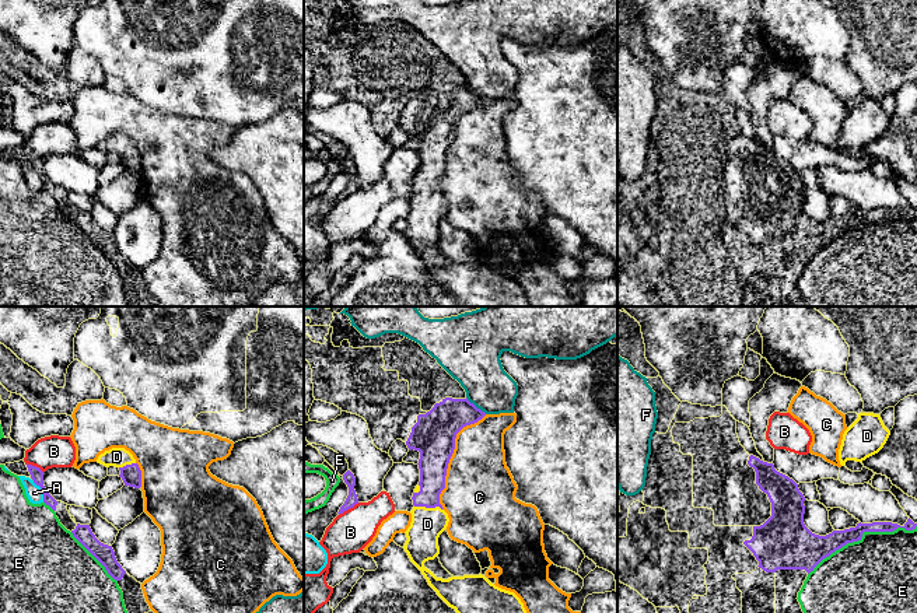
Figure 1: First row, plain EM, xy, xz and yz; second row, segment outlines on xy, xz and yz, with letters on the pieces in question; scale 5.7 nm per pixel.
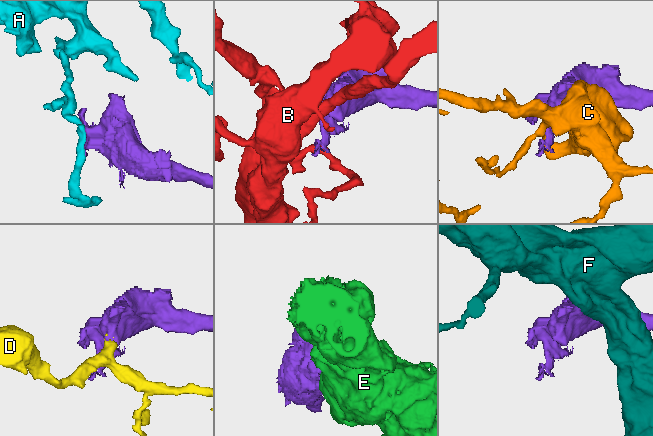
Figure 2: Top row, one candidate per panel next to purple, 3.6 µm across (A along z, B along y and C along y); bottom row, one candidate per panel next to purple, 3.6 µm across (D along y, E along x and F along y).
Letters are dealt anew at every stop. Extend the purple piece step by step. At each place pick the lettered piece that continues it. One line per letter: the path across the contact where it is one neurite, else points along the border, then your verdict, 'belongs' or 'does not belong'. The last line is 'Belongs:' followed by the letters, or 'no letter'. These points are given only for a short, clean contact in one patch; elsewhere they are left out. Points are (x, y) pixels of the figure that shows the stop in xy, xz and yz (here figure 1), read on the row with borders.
A: does not belong
B: does not belong
C: does not belong
D: across xz (433, 463), (429, 507), (427, 524) | belongs
E: does not belong
F: does not belong
Belongs: D

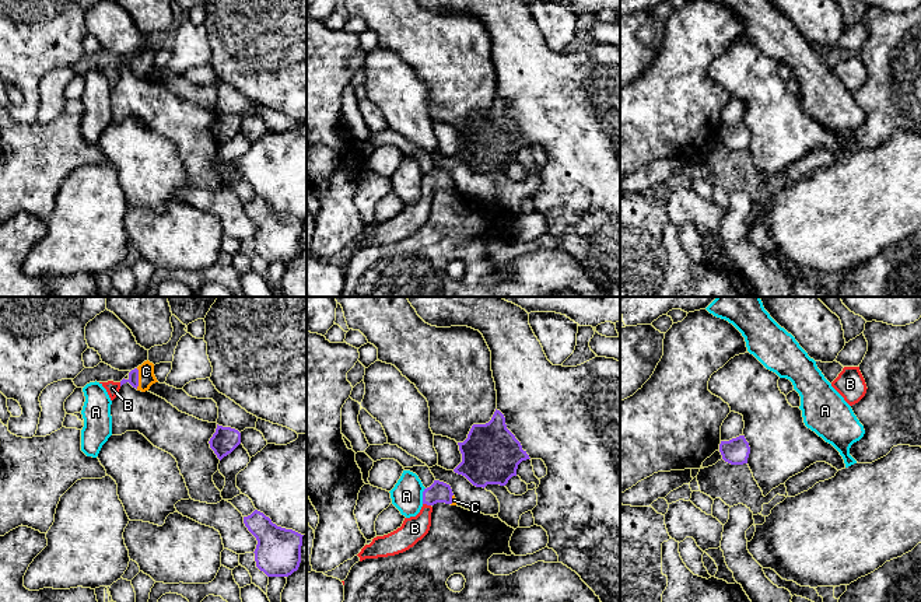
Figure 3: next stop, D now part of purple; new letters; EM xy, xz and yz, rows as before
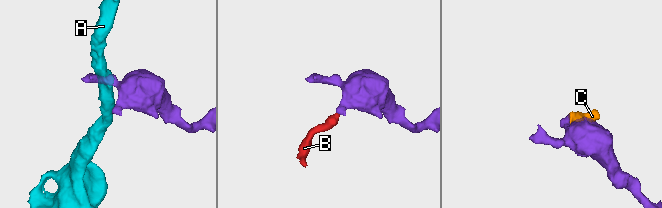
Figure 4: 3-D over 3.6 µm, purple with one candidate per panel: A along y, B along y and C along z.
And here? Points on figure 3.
A: along xz (424, 487), (422, 503) | does not belong
B: across xz (438, 492), (427, 504), (423, 520), (415, 528) | belongs
C: belongs
Belongs: B, C

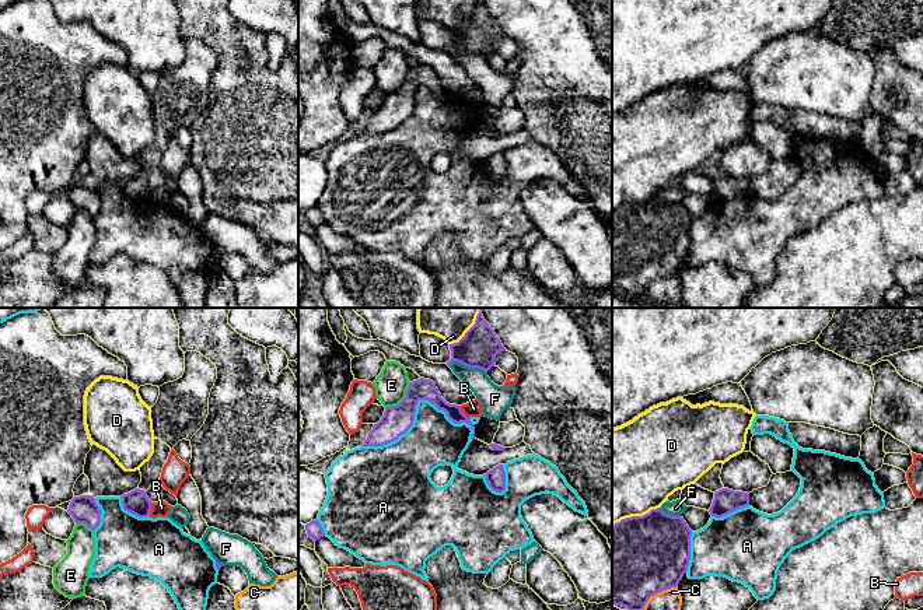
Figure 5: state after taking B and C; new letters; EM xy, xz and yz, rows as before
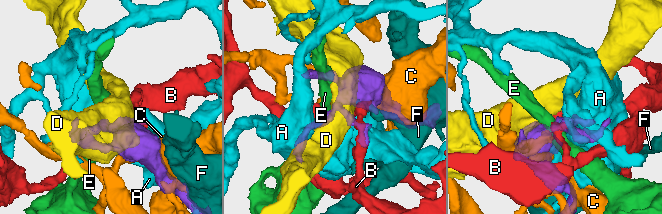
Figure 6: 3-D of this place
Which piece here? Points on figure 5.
A: does not belong
B: along xz (458, 406), (469, 419) | does not belong
C: does not belong
D: does not belong
E: along xz (411, 382), (406, 395), (397, 405), (385, 407) | does not belong
F: does not belong
Belongs: no letter

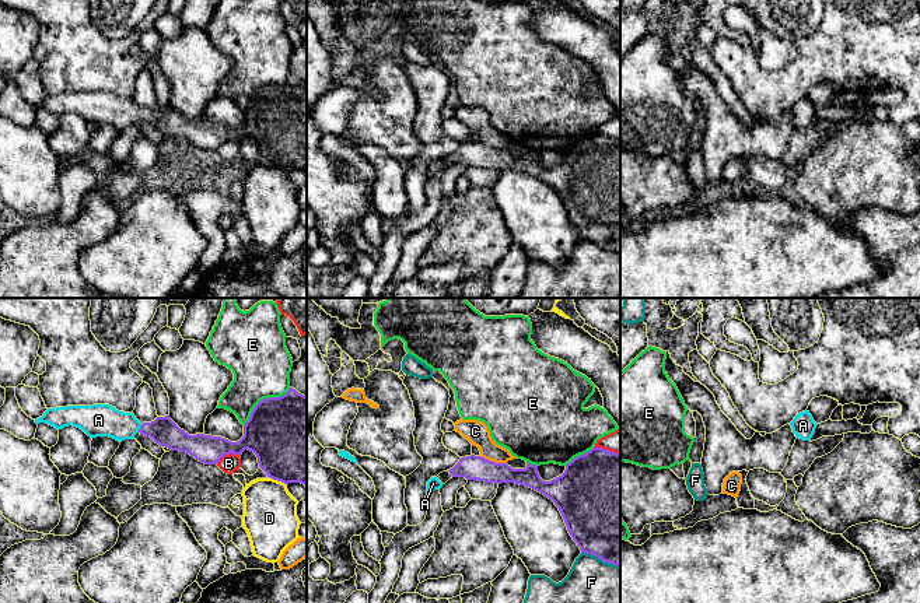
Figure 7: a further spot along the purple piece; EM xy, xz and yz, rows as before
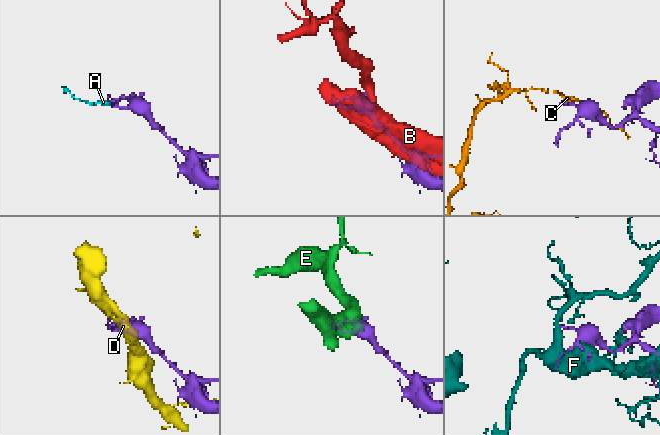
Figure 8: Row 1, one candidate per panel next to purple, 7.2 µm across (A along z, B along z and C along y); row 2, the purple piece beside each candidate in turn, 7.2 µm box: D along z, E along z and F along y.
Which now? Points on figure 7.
A: across xy (163, 430), (140, 428), (98, 420) | belongs
B: does not belong
C: does not belong
D: along xy (270, 477), (286, 484) | does not belong
E: does not belong
F: does not belong
Belongs: A

